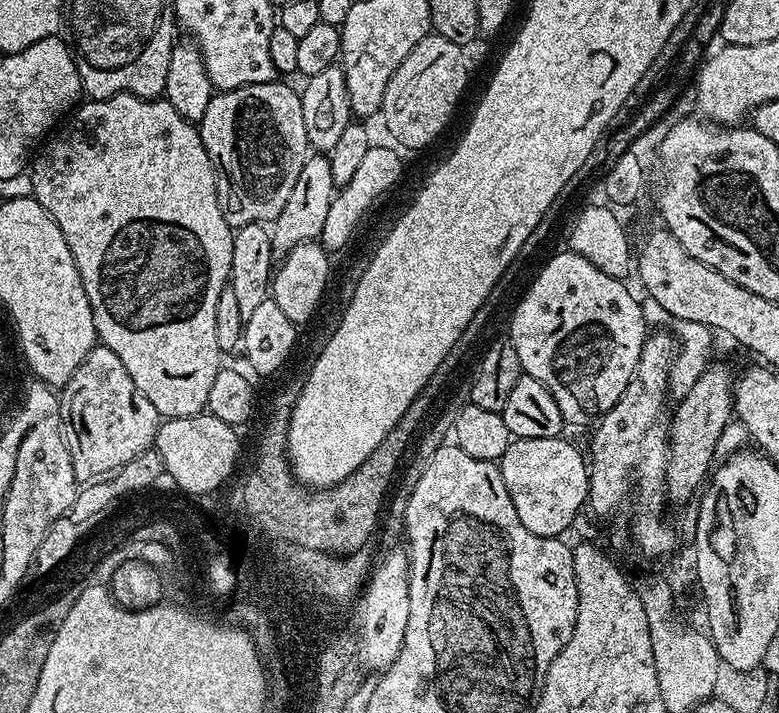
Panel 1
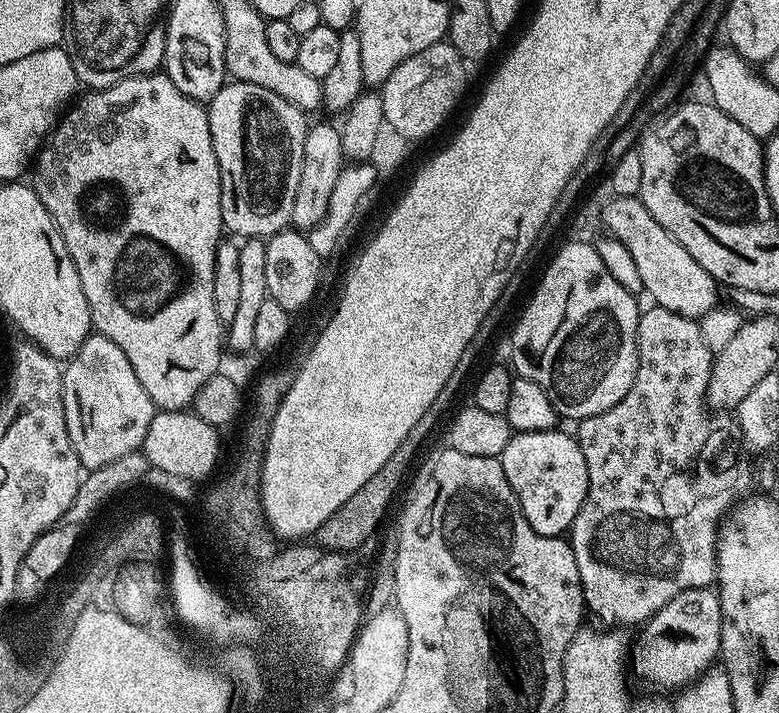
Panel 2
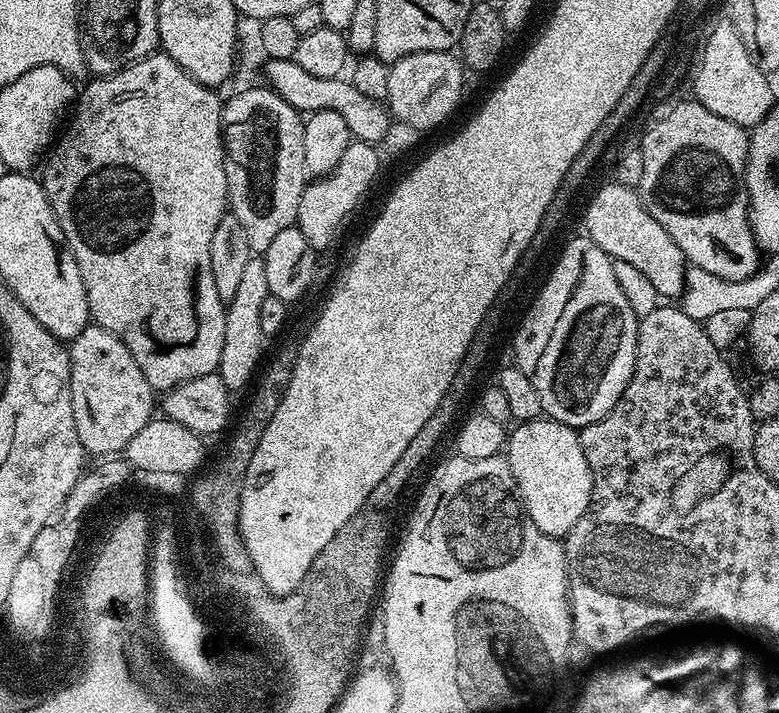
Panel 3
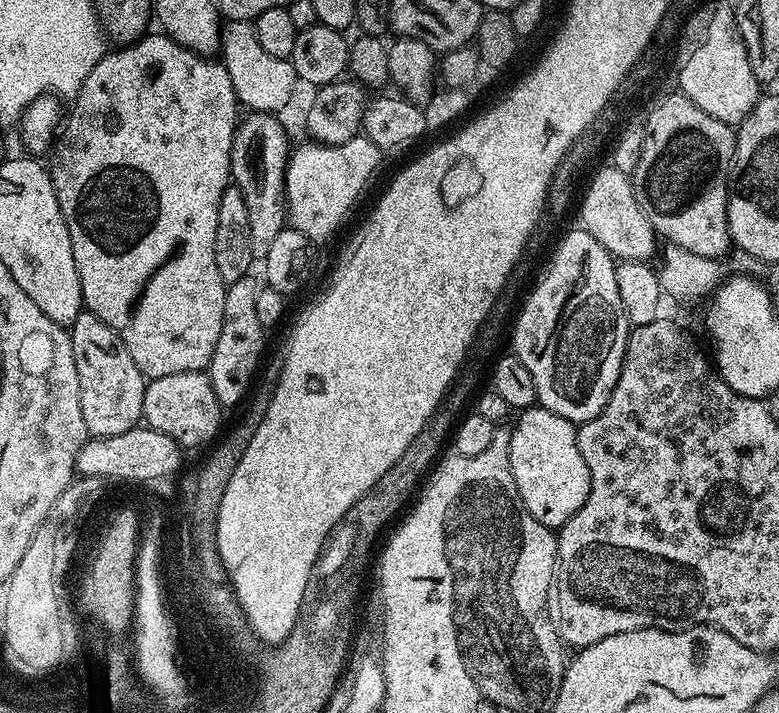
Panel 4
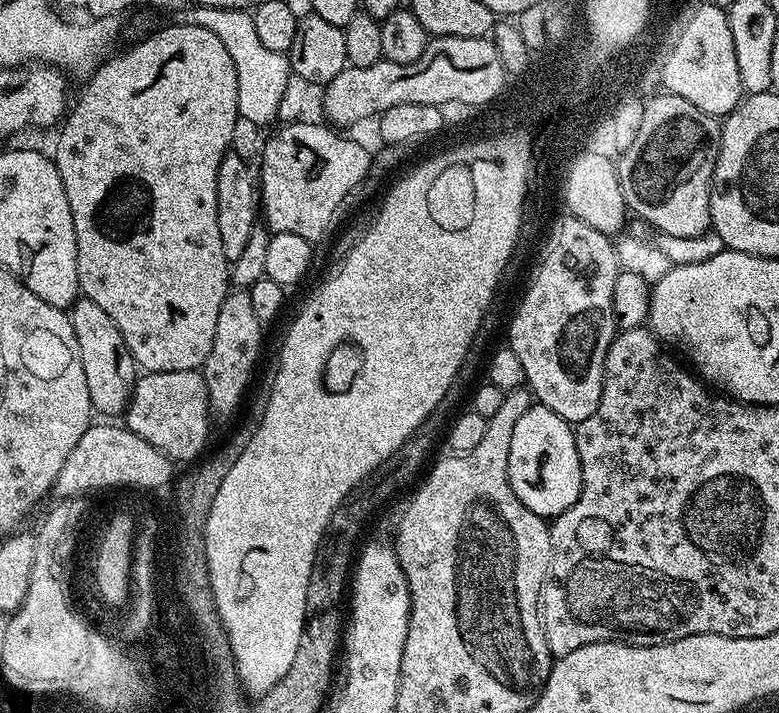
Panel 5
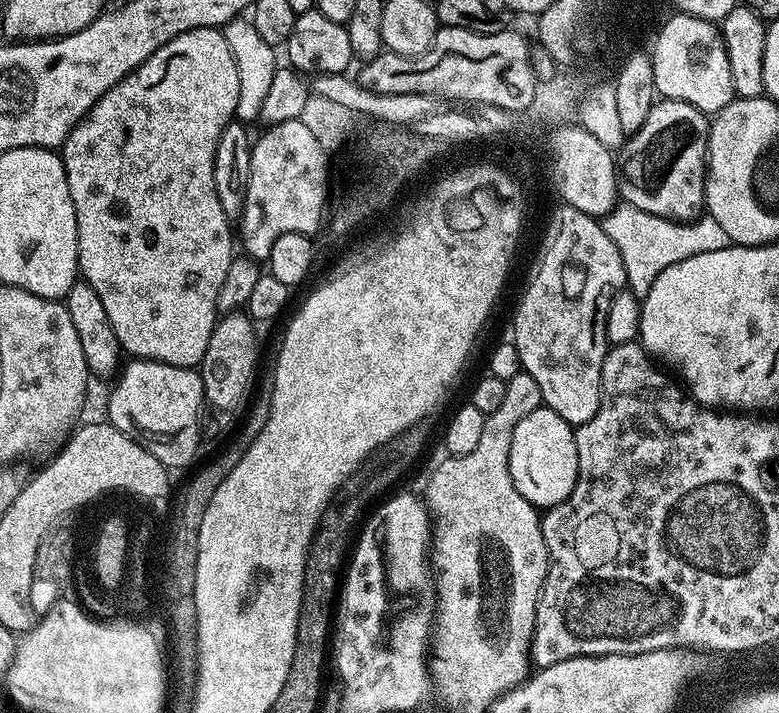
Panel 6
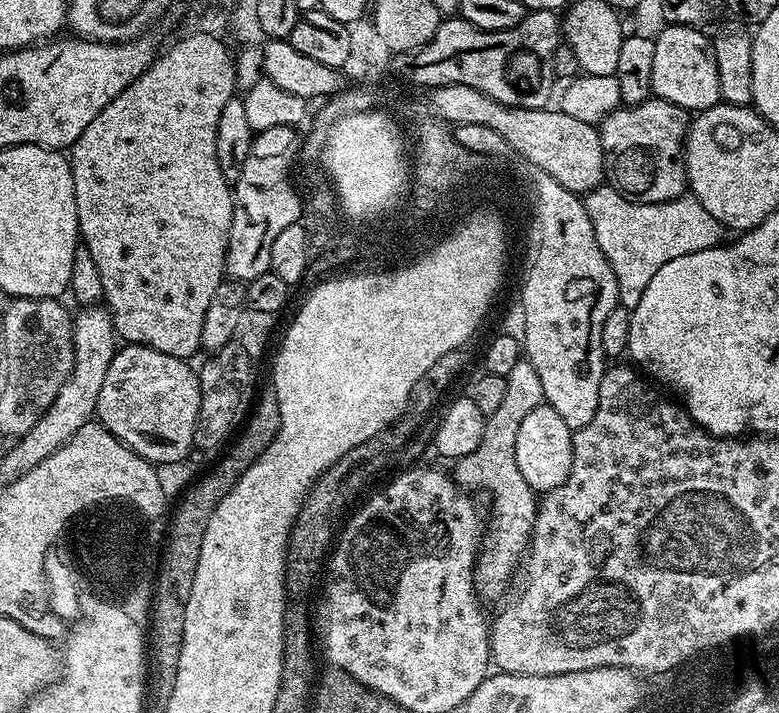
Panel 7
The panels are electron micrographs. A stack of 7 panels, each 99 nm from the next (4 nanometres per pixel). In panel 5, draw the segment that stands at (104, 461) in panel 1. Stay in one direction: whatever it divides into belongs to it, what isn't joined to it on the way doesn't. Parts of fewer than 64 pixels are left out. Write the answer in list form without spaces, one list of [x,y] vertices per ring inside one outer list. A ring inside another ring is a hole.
[[[77,299],[70,309],[74,338],[78,338],[78,354],[82,358],[82,371],[86,374],[86,390],[90,390],[90,402],[101,417],[116,418],[128,407],[132,387],[138,379],[138,365],[130,354],[118,326],[114,326],[110,314],[95,302]]]

